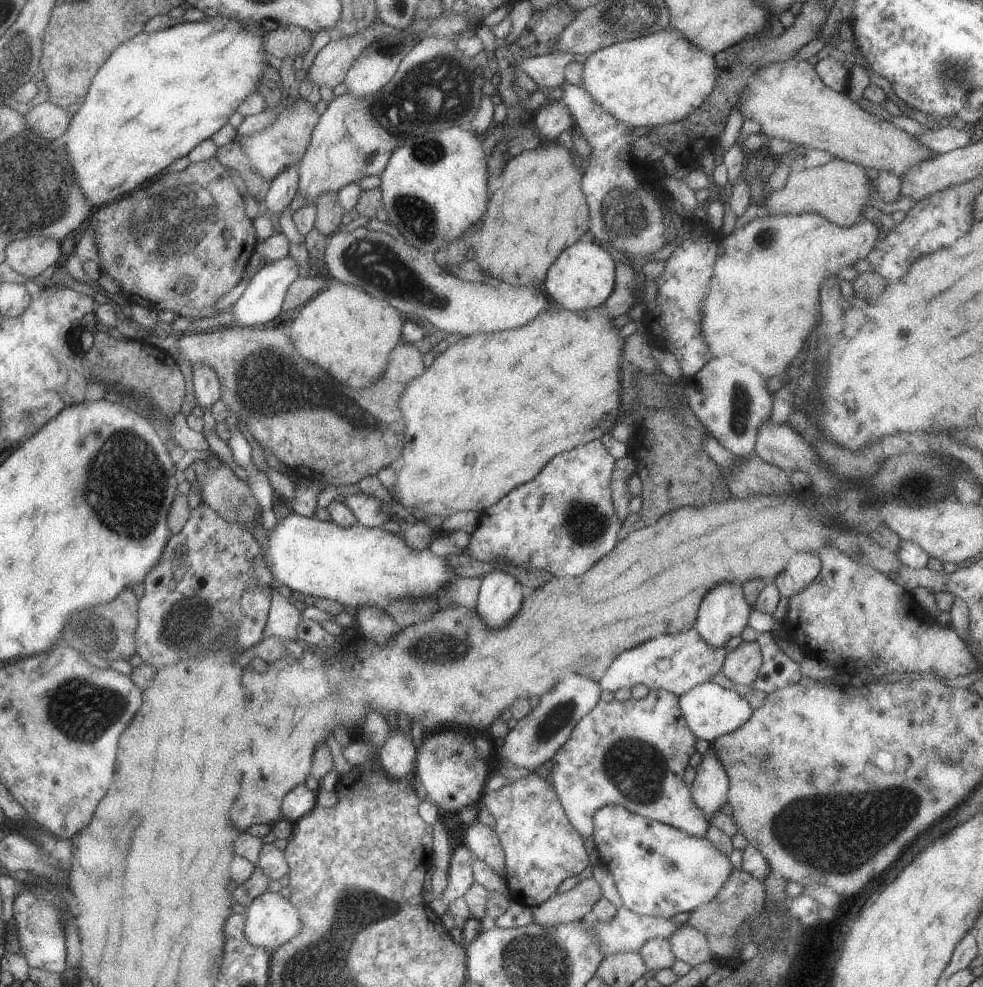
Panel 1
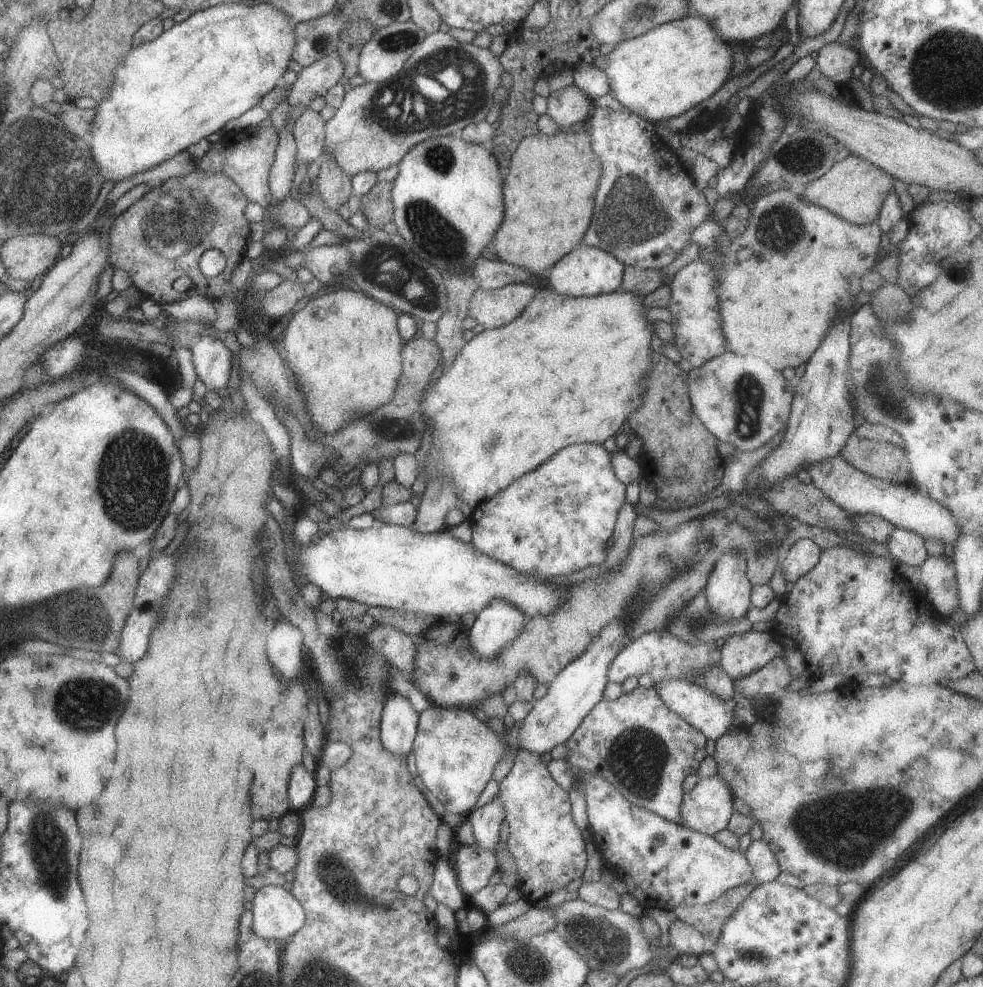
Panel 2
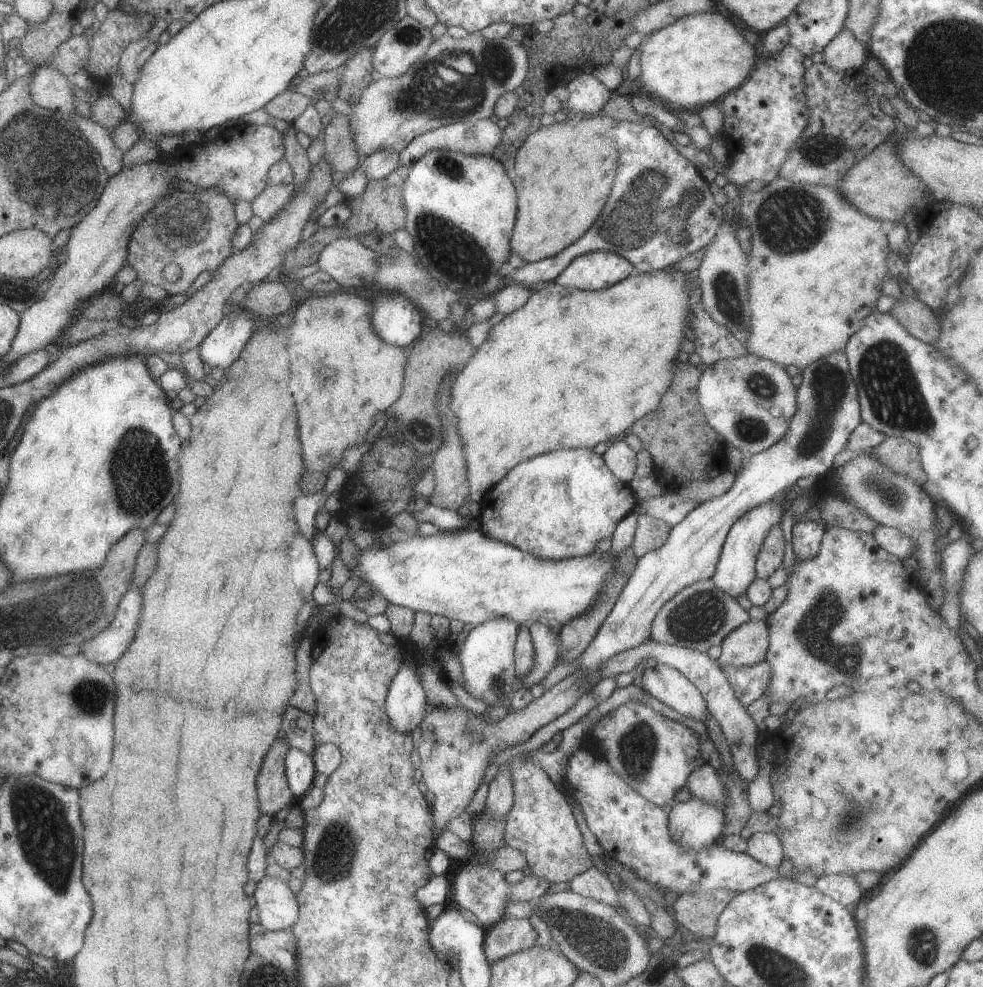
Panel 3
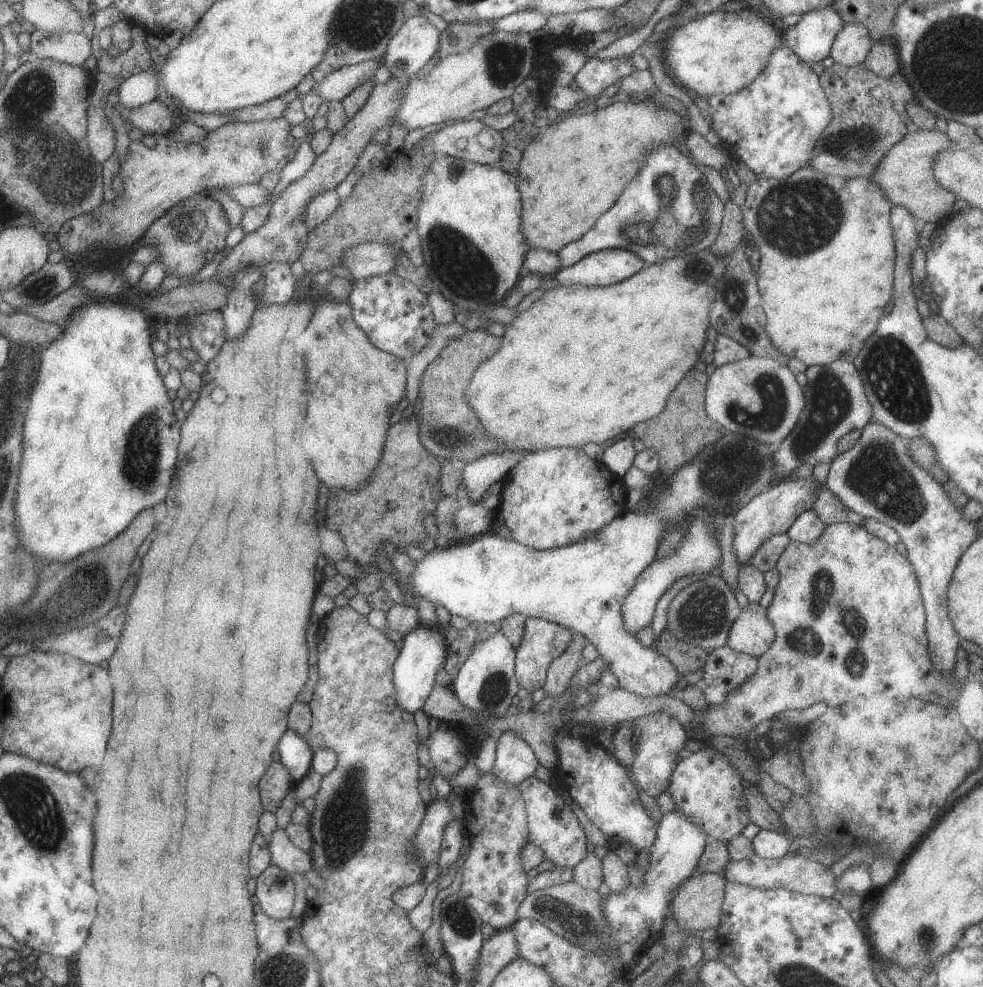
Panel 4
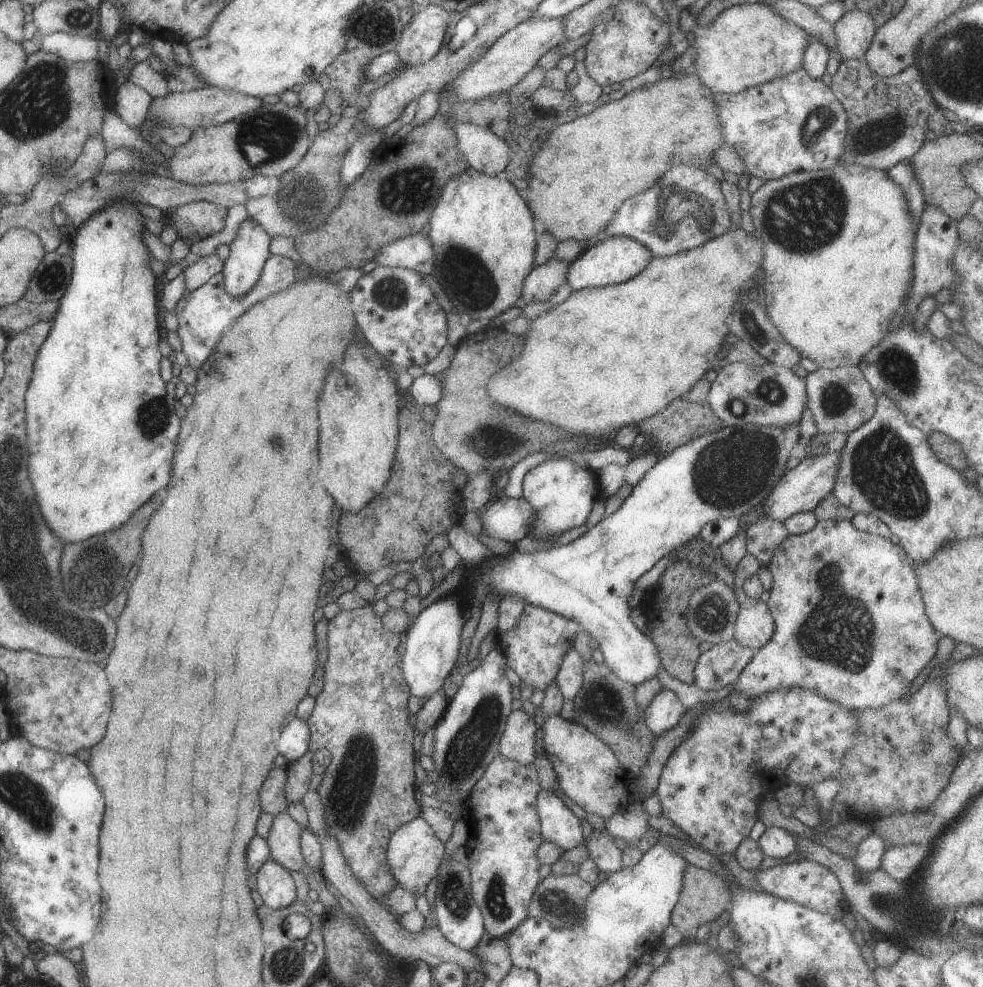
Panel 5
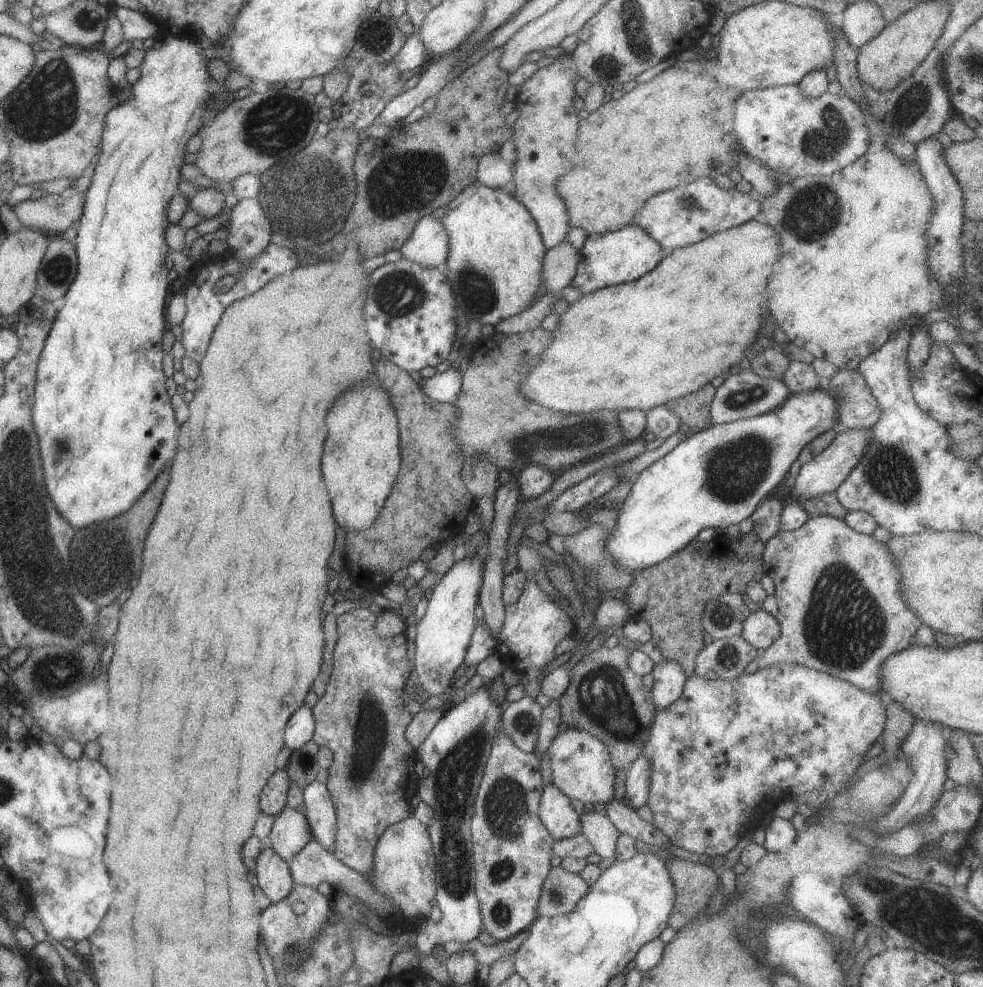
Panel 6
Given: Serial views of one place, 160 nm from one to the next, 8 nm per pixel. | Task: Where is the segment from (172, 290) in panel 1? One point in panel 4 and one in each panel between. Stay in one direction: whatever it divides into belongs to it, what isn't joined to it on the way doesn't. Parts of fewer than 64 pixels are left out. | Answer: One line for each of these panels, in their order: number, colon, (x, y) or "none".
2: (159, 237)
3: (193, 231)
4: (192, 231)

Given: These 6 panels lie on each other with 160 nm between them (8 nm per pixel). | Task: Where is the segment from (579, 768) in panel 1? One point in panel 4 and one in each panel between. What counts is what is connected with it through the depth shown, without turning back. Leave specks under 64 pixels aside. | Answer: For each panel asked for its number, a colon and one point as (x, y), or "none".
2: (643, 749)
3: (654, 755)
4: (658, 736)

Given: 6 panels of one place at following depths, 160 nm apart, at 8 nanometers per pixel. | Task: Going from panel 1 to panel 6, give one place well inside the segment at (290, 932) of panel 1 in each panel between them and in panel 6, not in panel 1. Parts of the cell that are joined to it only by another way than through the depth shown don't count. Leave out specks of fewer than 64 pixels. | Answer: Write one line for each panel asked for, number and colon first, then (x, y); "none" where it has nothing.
2: (277, 914)
3: (278, 908)
4: (275, 889)
5: (275, 885)
6: (273, 876)

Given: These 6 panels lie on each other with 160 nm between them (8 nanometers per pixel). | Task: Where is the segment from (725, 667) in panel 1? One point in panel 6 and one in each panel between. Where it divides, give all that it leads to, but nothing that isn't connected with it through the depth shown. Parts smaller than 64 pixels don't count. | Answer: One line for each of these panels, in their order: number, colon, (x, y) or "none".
2: (740, 655)
3: (745, 645)
4: (751, 633)
5: (753, 628)
6: (760, 629)

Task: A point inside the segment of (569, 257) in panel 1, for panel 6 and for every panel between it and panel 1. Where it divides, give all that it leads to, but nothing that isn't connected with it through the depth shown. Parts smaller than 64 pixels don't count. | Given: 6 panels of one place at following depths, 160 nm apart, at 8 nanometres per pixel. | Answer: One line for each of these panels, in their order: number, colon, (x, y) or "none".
2: (585, 271)
3: (592, 271)
4: (605, 267)
5: (612, 260)
6: (621, 256)

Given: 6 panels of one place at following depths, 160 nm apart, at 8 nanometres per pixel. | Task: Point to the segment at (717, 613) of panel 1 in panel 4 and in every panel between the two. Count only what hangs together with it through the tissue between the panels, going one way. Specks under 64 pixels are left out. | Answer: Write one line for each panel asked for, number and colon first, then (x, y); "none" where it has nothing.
2: (727, 592)
3: (734, 571)
4: (772, 511)

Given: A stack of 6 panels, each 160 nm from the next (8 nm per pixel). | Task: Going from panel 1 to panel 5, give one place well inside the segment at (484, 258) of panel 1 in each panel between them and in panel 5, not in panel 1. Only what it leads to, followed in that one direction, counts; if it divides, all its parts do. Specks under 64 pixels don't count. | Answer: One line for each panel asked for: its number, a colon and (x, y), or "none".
2: (549, 189)
3: (564, 172)
4: (572, 171)
5: (619, 149)

